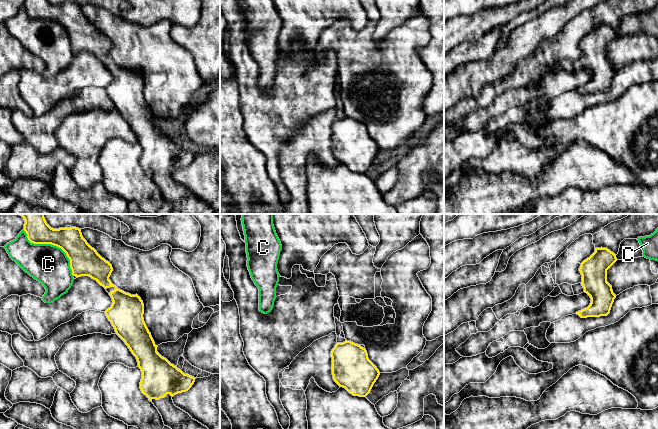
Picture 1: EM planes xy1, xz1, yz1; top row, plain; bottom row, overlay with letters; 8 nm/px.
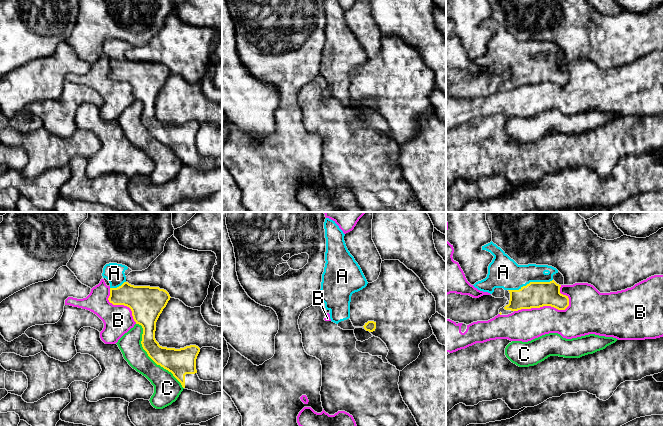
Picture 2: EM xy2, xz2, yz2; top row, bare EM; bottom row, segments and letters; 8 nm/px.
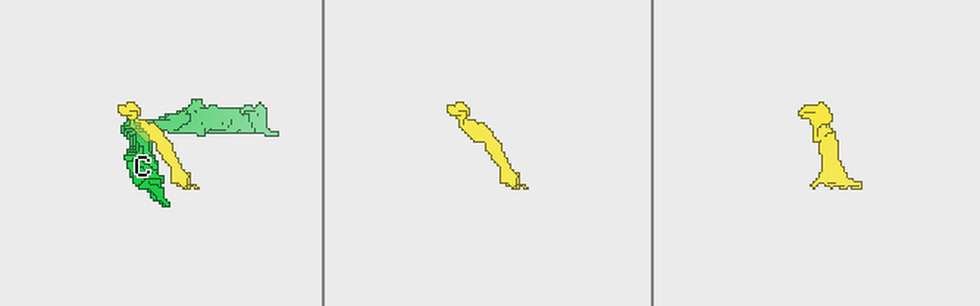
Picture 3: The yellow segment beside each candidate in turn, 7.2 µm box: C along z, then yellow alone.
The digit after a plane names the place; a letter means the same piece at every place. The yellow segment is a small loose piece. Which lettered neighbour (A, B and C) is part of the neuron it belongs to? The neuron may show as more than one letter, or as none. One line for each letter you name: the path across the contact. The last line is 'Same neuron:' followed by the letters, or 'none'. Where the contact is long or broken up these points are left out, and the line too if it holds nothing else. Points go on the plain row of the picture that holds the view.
A: way yz2 (535, 70), (530, 58), (523, 58), (503, 48)
Same neuron: A

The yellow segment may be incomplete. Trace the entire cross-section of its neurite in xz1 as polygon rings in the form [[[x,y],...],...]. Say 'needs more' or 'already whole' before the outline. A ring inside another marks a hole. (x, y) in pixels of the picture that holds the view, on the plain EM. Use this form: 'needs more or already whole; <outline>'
already whole; [[[346,116],[335,121],[331,127],[331,133],[334,157],[353,172],[366,173],[380,151],[377,143],[369,136],[366,125]]]

